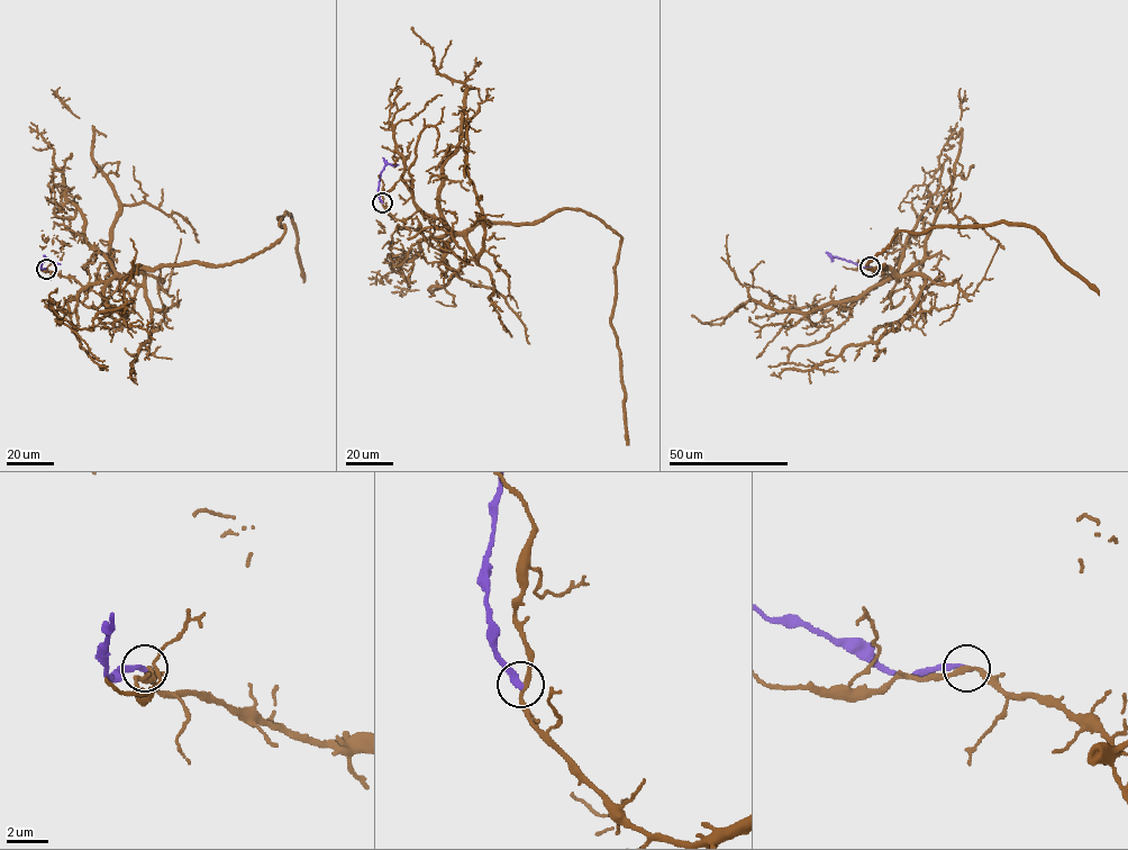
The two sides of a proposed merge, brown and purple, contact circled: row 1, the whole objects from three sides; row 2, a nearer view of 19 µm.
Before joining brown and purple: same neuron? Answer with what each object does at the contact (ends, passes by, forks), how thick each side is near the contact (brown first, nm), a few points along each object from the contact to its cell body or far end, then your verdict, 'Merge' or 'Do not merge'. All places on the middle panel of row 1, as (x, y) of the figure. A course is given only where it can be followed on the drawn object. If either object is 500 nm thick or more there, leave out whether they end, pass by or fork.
At the ring brown passes by. At the ring purple ends. Thickness 220 nm (brown) against 260 nm. Course of brown: (382, 201), (397, 219), (424, 211), (456, 232), (579, 209), (620, 237), (611, 327), (627, 444). Course of purple: (382, 201), (378, 191), (381, 171), (387, 164), (399, 164). Do not merge

